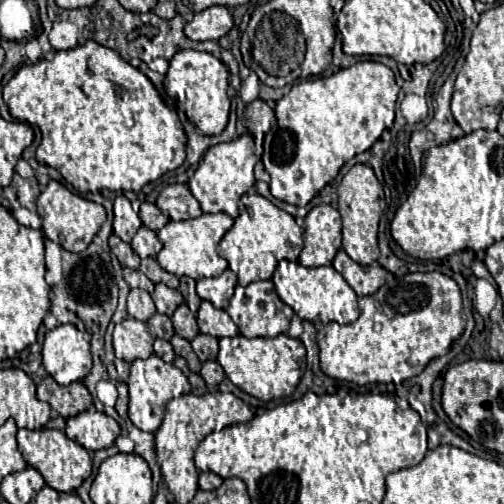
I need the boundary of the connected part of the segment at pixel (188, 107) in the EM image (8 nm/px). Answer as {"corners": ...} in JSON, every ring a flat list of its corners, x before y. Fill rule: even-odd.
{"corners":[[180,50,170,60,170,68,166,72,164,88,166,94,176,100,178,108,184,110,188,120,196,124,196,128,208,136,220,134,228,123,228,112,230,112,230,98,228,98,228,66,208,54,198,50]]}

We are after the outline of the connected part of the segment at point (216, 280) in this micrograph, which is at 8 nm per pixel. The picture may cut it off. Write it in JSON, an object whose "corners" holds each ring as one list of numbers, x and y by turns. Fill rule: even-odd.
{"corners":[[228,268,228,270,224,270,220,276,198,280,196,290,198,290,198,296,200,296,202,300,212,302,216,308,226,308,228,302,230,302,230,298,232,298,232,294,234,294,236,284,238,284,238,278,236,278,236,274]]}

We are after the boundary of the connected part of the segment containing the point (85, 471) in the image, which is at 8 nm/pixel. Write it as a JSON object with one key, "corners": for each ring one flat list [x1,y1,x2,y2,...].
{"corners":[[18,430,18,448,28,466,38,470,46,484,58,492,74,492,92,474,92,460,88,450,78,442,70,440,60,430]]}

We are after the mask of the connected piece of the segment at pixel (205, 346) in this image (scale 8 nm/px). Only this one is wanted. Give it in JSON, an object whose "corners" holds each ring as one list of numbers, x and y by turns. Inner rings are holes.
{"corners":[[198,334,192,340,192,348,196,352,196,356,206,362,206,360,216,360,218,356,218,338,214,336,206,336,206,334]]}

